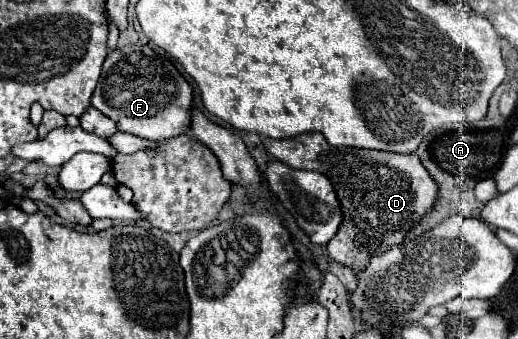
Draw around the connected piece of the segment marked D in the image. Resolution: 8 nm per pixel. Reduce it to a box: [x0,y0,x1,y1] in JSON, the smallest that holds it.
[264,133,436,267]

